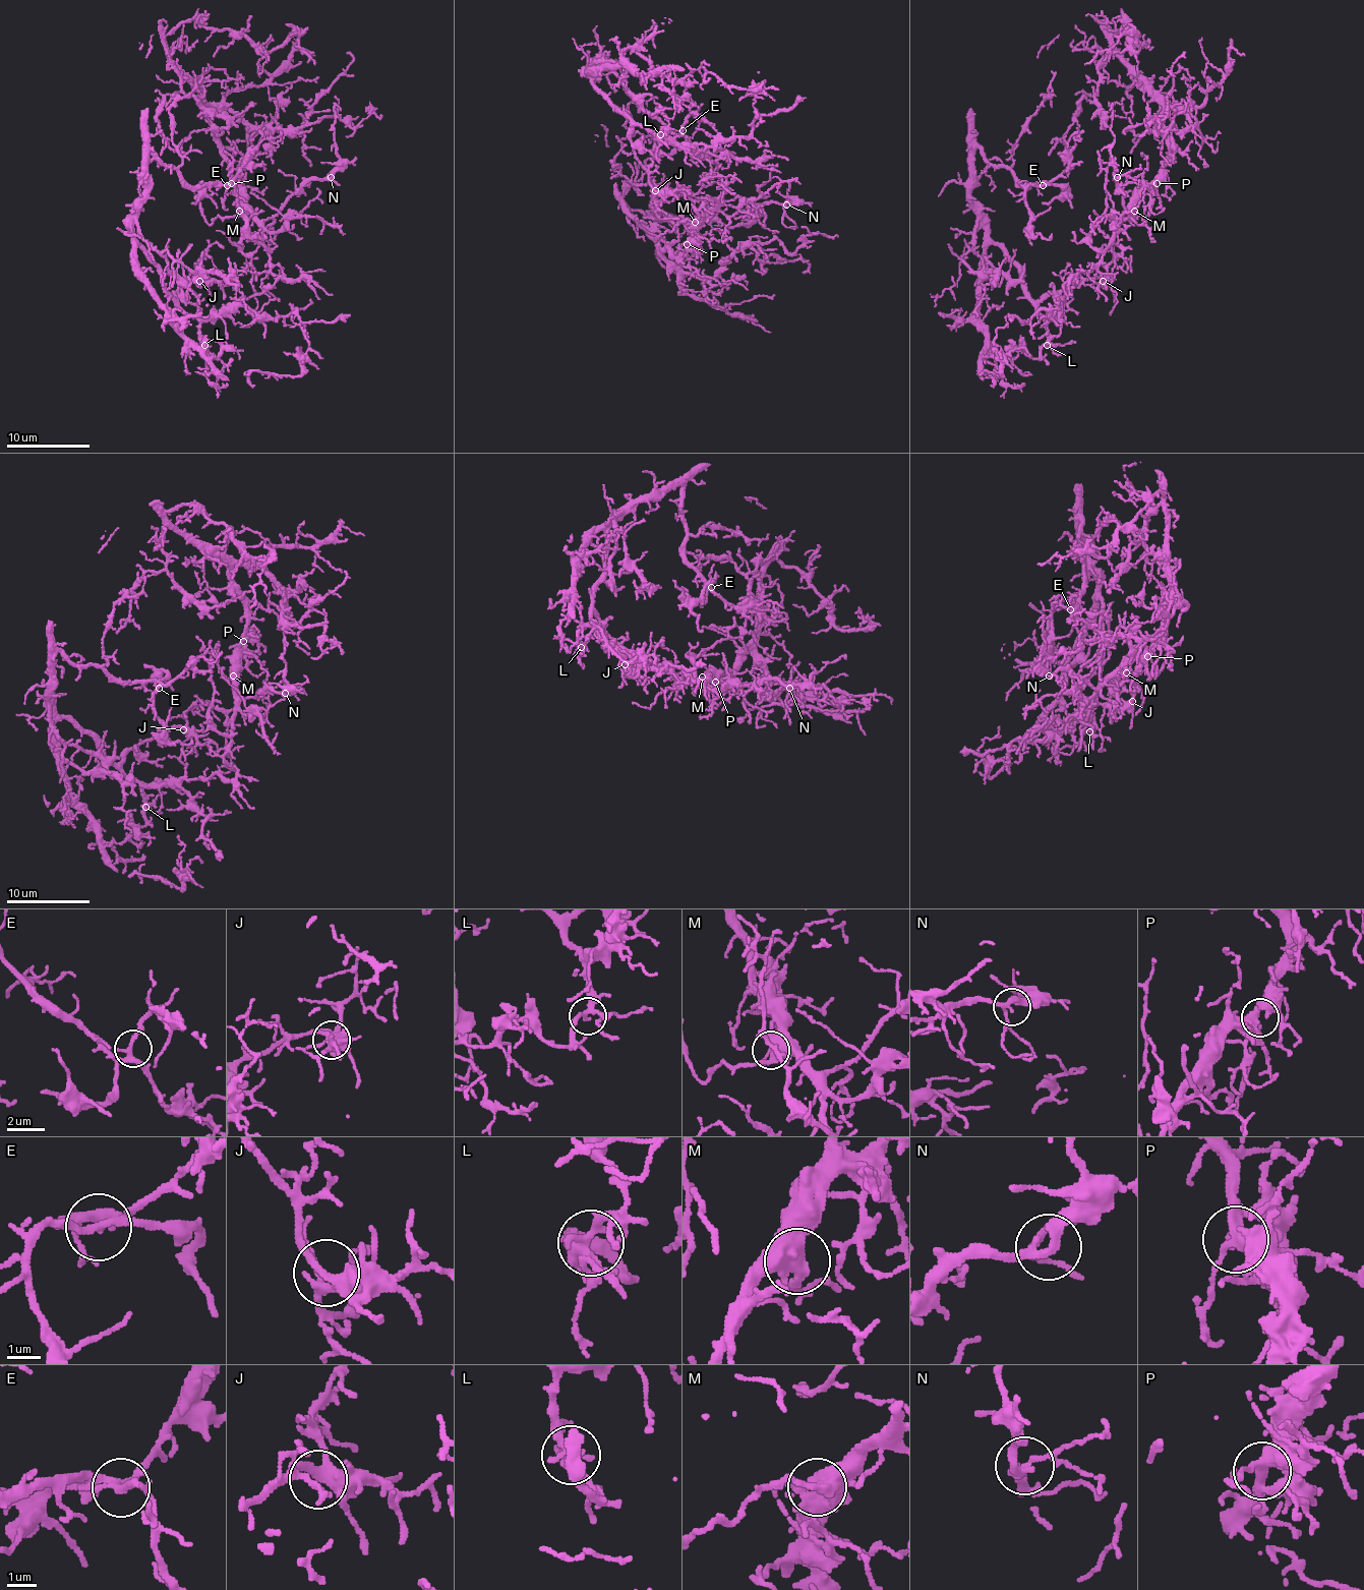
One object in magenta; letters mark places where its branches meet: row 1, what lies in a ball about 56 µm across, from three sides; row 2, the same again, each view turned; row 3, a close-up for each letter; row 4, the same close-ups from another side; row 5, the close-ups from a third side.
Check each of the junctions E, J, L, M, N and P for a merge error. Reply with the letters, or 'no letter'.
no letter

